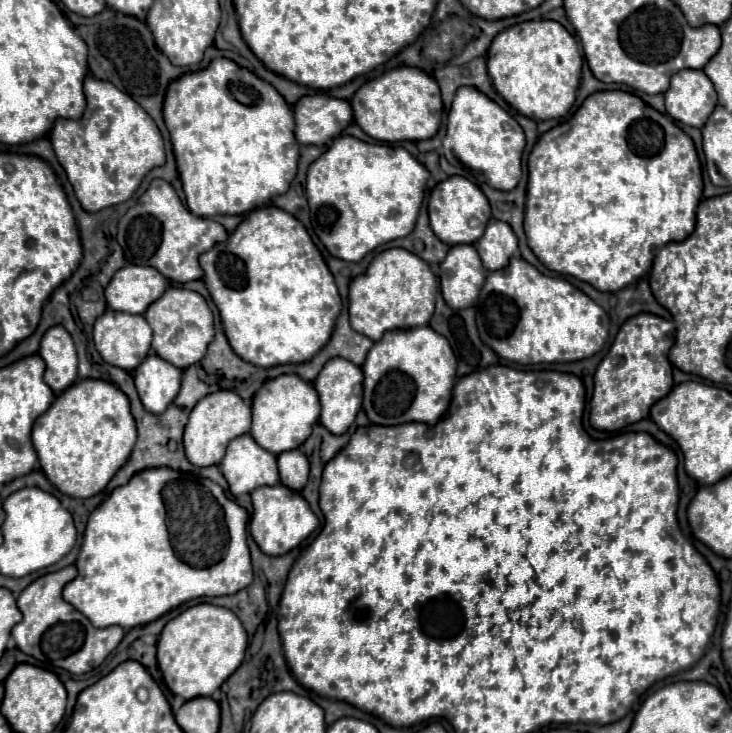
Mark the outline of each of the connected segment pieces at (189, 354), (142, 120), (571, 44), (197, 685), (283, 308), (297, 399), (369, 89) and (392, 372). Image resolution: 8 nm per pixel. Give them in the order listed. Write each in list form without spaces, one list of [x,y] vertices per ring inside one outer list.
[[[170,286],[156,302],[152,302],[152,306],[148,306],[144,316],[154,330],[152,348],[156,350],[156,354],[182,370],[200,362],[206,354],[208,344],[214,338],[212,310],[208,308],[206,300],[198,292],[186,288]]]
[[[92,74],[84,80],[84,92],[88,106],[82,118],[58,118],[50,132],[50,142],[82,208],[96,212],[128,200],[142,178],[154,166],[162,166],[166,158],[160,130],[138,102],[132,102],[112,82],[92,78]]]
[[[556,20],[520,22],[500,32],[488,52],[488,74],[504,100],[534,120],[564,116],[576,100],[582,54],[576,40]]]
[[[198,604],[194,610],[184,610],[164,626],[158,638],[158,666],[166,686],[184,700],[212,696],[212,692],[242,664],[246,644],[246,630],[232,610],[214,604]]]
[[[262,206],[260,210],[252,210],[246,214],[246,218],[238,224],[238,228],[228,236],[226,242],[220,242],[216,246],[212,246],[212,250],[200,254],[200,266],[204,270],[204,284],[214,300],[214,304],[218,306],[220,310],[220,316],[222,316],[222,326],[224,326],[224,332],[226,332],[226,338],[232,346],[232,350],[246,362],[250,364],[256,364],[256,366],[262,366],[262,368],[270,368],[270,366],[278,366],[278,364],[296,364],[296,362],[308,362],[332,336],[332,330],[334,330],[334,322],[340,314],[340,296],[338,296],[338,290],[336,290],[336,284],[334,284],[334,276],[330,274],[326,262],[322,260],[322,254],[318,252],[316,244],[312,242],[312,238],[308,236],[306,228],[302,226],[300,220],[296,220],[292,214],[284,212],[282,208],[278,206]]]
[[[282,374],[278,378],[268,380],[256,392],[252,400],[252,438],[272,454],[280,454],[284,450],[294,450],[304,444],[310,436],[312,426],[320,416],[320,398],[316,398],[316,388],[312,382],[300,378],[298,374]]]
[[[398,66],[376,80],[362,84],[350,100],[356,124],[374,140],[426,140],[438,132],[442,116],[442,98],[436,80],[420,68]]]
[[[430,326],[390,330],[372,346],[362,366],[364,410],[372,424],[396,426],[404,422],[434,424],[446,412],[456,376],[456,356],[448,340]]]

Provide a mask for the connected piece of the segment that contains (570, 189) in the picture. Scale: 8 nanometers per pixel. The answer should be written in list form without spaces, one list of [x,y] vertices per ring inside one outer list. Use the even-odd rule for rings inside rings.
[[[608,90],[608,92],[590,94],[570,120],[550,128],[546,134],[542,134],[538,138],[538,142],[532,148],[530,158],[528,158],[528,170],[530,170],[530,178],[528,178],[528,196],[526,196],[524,219],[528,246],[538,256],[538,260],[544,262],[546,268],[560,272],[560,274],[566,272],[578,280],[592,284],[596,290],[616,292],[616,290],[636,282],[638,278],[642,278],[644,274],[650,272],[652,260],[654,260],[658,248],[662,248],[666,242],[680,242],[680,240],[688,238],[688,234],[692,234],[692,230],[696,226],[696,208],[698,208],[698,202],[702,200],[702,170],[700,170],[700,160],[698,160],[698,152],[694,148],[694,142],[668,116],[664,116],[658,110],[654,110],[652,106],[648,106],[636,94],[630,94],[624,90]]]

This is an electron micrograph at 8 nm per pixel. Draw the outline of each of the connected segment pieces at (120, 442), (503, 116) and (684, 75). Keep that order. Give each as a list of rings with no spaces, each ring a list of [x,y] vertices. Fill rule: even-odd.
[[[84,378],[72,384],[64,394],[58,394],[54,404],[34,422],[32,442],[38,454],[42,472],[46,478],[64,494],[76,498],[90,498],[106,488],[110,478],[118,472],[118,468],[128,460],[137,440],[136,422],[130,414],[128,396],[112,382]]]
[[[462,86],[456,92],[456,98],[448,112],[444,156],[454,156],[468,168],[482,172],[492,188],[512,190],[522,176],[524,146],[526,140],[520,124],[486,94],[480,94],[480,90],[476,90],[474,86]]]
[[[680,70],[666,90],[666,112],[672,120],[702,128],[716,106],[716,90],[702,70]]]

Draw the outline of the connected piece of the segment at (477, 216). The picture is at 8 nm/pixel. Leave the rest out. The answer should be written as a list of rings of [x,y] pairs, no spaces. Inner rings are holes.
[[[450,176],[434,186],[428,198],[430,226],[434,234],[446,244],[474,244],[490,220],[490,204],[482,190],[464,176]]]

